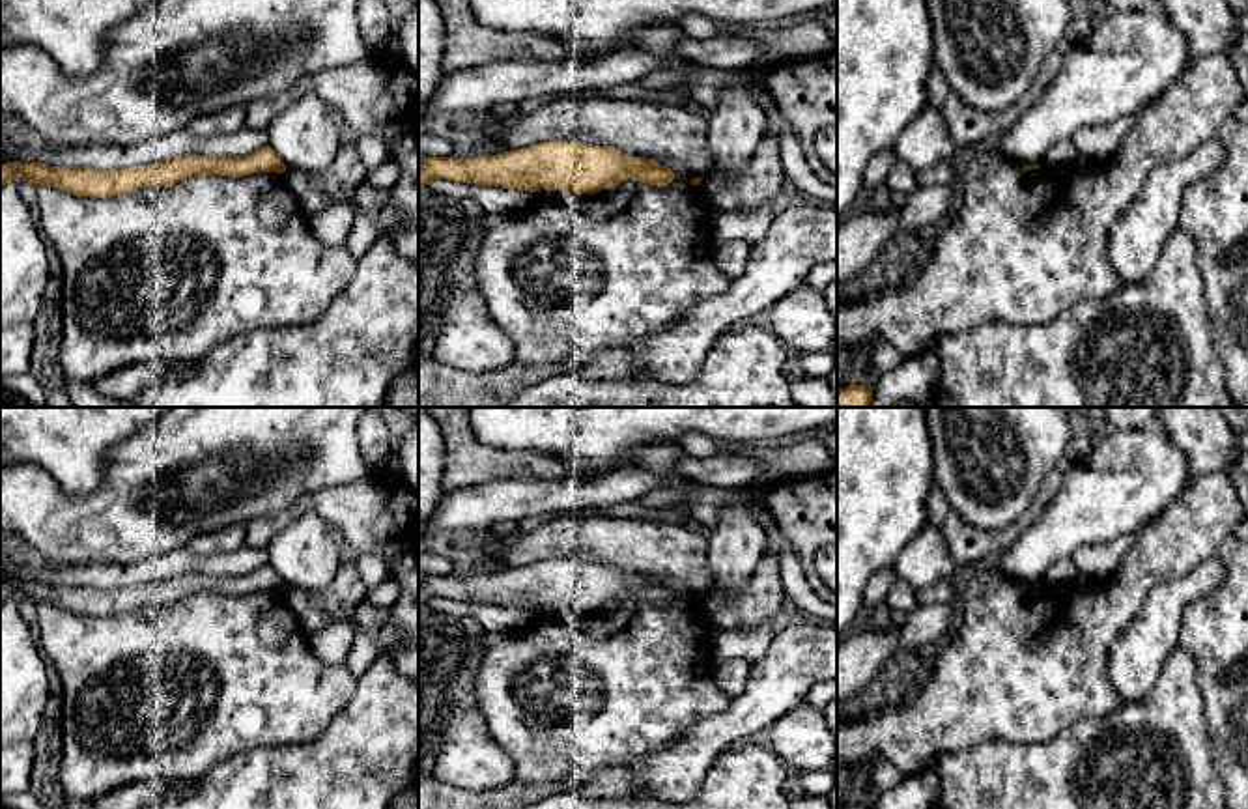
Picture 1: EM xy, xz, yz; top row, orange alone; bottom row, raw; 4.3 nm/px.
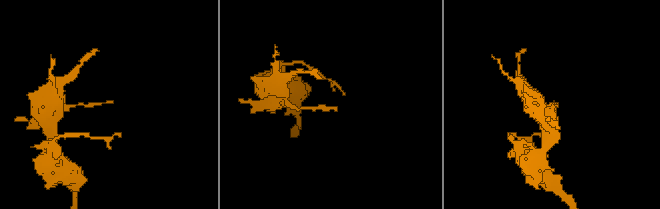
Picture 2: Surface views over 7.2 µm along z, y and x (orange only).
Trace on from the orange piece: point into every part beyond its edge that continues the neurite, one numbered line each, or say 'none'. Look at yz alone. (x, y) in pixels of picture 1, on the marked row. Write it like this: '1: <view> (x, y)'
none

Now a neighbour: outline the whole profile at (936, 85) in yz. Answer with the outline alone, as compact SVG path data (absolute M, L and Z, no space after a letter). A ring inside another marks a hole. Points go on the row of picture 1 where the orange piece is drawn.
M938 62L932 64L925 88L927 88L927 106L940 110L945 105L947 97L951 95L951 90L945 73L938 65Z

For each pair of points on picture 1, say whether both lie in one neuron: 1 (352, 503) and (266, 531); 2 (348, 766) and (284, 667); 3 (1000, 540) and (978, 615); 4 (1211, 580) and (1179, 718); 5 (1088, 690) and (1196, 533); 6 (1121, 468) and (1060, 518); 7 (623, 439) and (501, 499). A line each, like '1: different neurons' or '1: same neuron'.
1: same neuron
2: different neurons
3: different neurons
4: different neurons
5: same neuron
6: same neuron
7: different neurons

